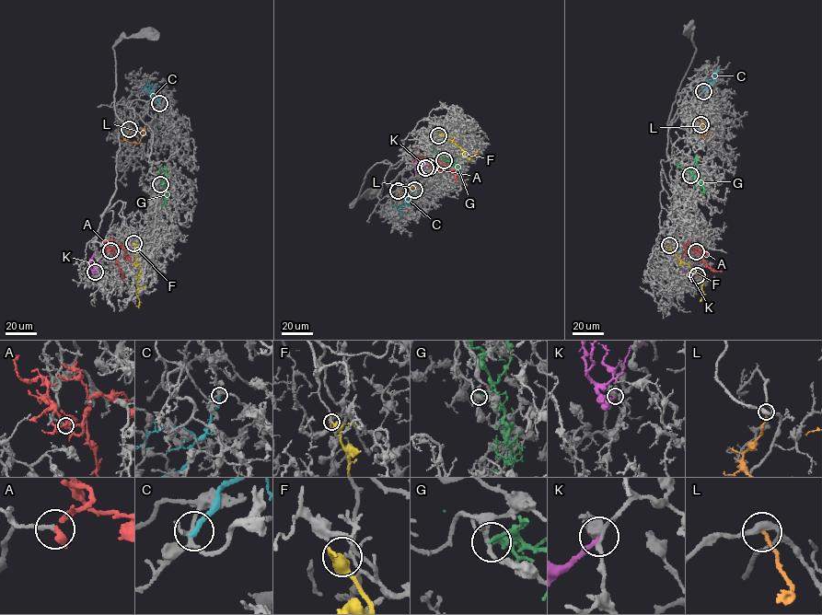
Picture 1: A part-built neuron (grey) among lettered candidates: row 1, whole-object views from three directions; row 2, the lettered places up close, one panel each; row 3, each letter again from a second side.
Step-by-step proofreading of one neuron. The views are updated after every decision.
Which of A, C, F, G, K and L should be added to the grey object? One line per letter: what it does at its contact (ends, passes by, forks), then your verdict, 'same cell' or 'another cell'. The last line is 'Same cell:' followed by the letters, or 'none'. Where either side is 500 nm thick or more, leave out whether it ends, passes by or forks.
A: it ends; same cell
C: it ends; another cell
F: it ends; another cell
G: it ends; another cell
K: it ends; another cell
L: it ends; another cell
Same cell: A

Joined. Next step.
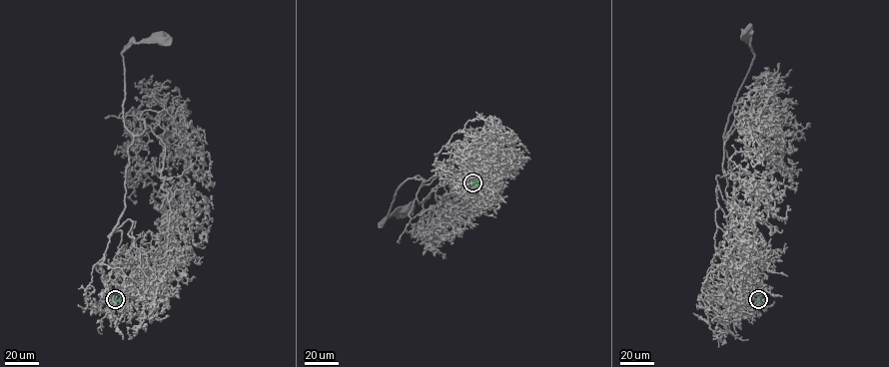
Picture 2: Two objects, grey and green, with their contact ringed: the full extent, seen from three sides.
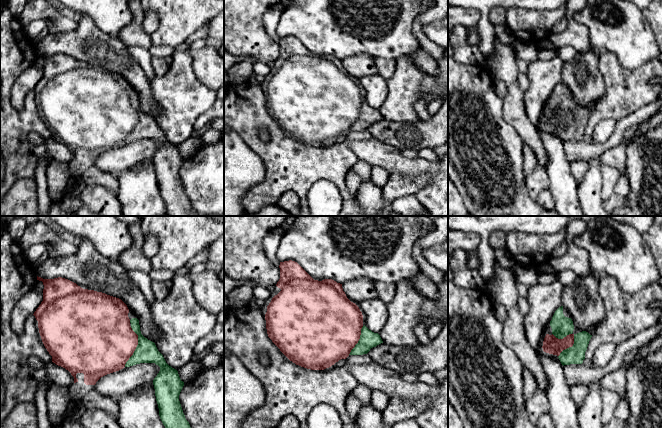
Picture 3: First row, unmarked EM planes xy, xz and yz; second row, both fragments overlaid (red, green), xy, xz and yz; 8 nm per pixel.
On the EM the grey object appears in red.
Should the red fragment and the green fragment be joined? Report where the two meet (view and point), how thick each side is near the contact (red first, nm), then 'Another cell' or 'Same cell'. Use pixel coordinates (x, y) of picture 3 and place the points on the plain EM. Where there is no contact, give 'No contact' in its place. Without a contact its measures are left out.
Touches red at xy (136, 122). Thickness 460 nm (red) against 180 nm. Same cell

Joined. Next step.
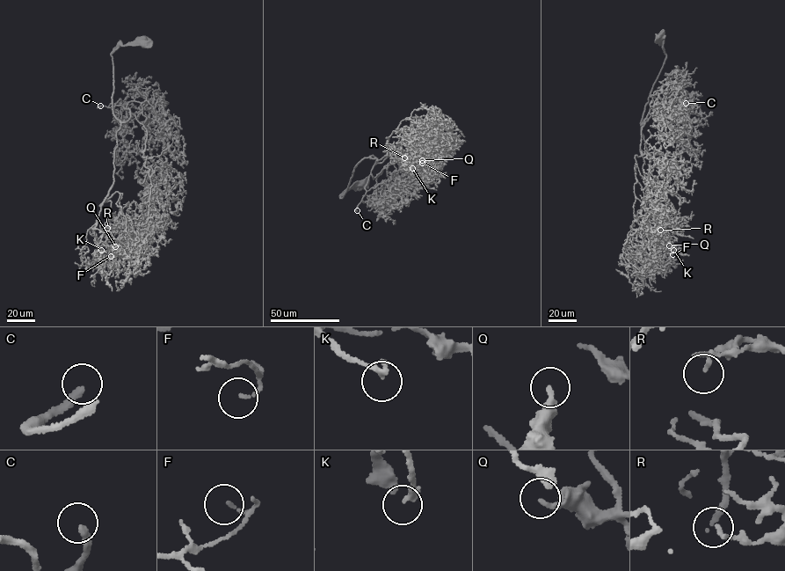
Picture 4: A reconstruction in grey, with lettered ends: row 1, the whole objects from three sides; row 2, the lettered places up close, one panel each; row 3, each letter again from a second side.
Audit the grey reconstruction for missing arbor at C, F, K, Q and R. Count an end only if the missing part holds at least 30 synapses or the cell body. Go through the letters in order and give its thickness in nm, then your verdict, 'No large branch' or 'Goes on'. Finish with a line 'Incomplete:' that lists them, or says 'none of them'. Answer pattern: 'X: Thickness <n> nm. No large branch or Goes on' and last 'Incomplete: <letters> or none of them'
C: Thickness 240 nm. Goes on
F: Thickness 110 nm. No large branch
K: Thickness 220 nm. Goes on
Q: Thickness 200 nm. No large branch
R: Thickness 150 nm. No large branch
Incomplete: C, K

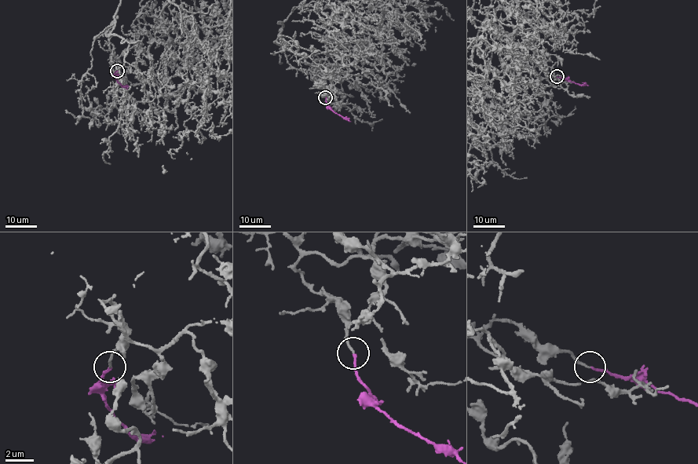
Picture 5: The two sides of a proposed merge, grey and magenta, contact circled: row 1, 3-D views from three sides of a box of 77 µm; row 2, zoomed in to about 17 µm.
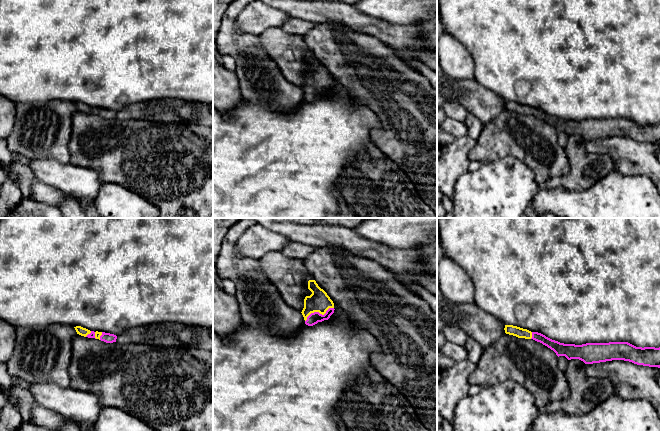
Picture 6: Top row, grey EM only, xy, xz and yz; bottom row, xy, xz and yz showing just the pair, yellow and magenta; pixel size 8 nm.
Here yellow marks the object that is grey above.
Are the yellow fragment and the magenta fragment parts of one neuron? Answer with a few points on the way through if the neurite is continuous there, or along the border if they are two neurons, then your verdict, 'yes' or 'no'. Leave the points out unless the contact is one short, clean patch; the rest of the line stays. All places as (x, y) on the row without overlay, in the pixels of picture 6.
way xz (318, 77), (318, 87), (313, 94); yes

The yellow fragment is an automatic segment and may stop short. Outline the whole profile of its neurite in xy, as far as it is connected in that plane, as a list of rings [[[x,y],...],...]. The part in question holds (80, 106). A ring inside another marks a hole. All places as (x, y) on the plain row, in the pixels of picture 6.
[[[76,102],[74,104],[75,104],[77,110],[79,110],[81,112],[99,115],[99,116],[104,117],[106,119],[116,118],[116,115],[117,115],[117,112],[114,110],[105,109],[105,108],[98,108],[98,107],[94,108],[94,107],[90,107],[86,104],[83,104],[81,102]]]

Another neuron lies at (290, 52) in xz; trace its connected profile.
[[[271,27],[259,35],[259,40],[282,75],[290,83],[302,88],[305,73],[312,70],[308,65],[308,57],[314,56],[304,37]]]

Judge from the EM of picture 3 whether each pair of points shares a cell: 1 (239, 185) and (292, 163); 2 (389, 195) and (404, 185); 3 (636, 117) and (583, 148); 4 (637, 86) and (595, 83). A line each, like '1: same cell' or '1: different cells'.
1: different cells
2: same cell
3: same cell
4: different cells

